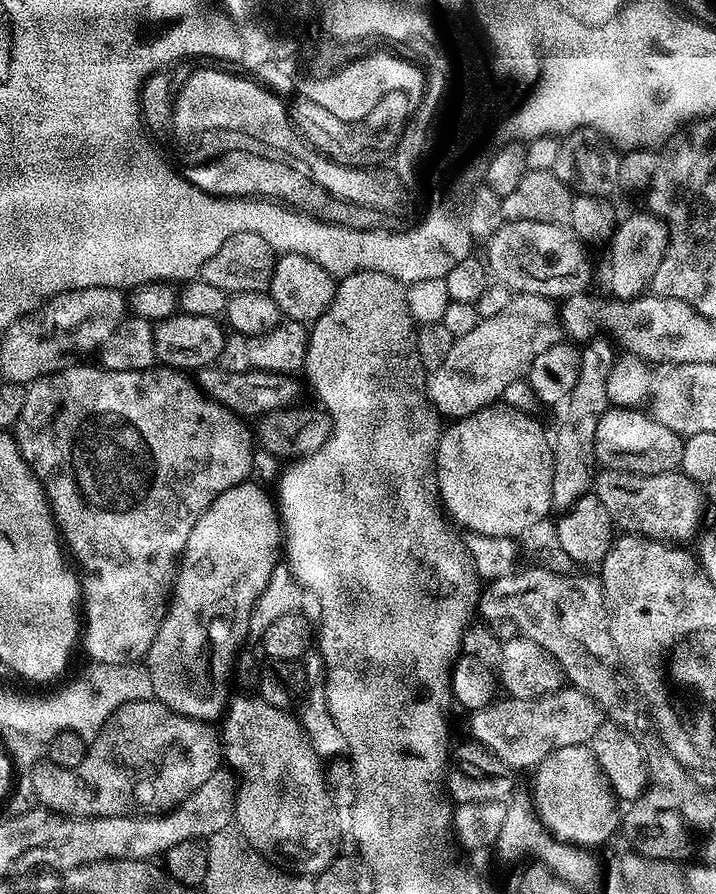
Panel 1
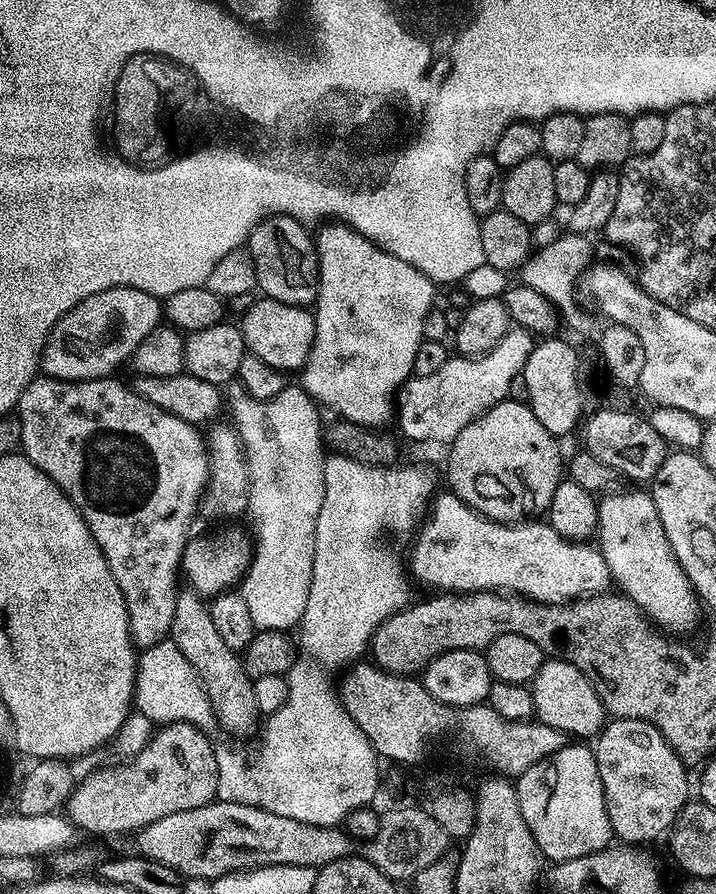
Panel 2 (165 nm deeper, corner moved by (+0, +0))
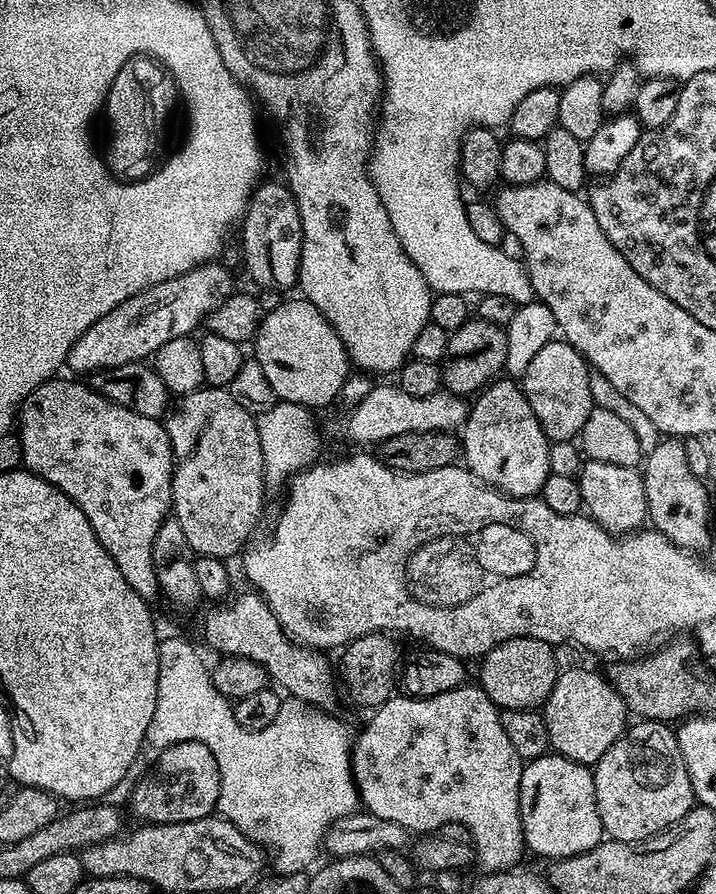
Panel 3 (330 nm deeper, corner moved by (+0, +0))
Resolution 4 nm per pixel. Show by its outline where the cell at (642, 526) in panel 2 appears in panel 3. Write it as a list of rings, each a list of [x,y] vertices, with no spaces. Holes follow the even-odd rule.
[[[585,459],[580,465],[578,479],[582,490],[583,511],[607,532],[627,534],[645,527],[648,503],[643,475],[636,468],[610,466],[610,462]]]

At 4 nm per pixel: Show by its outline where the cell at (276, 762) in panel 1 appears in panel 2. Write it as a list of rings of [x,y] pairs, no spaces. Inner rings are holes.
[[[181,591],[174,602],[174,622],[170,638],[186,654],[186,662],[195,670],[200,685],[204,687],[204,693],[208,695],[208,704],[212,708],[212,715],[217,725],[221,724],[232,736],[248,736],[256,728],[256,703],[254,702],[254,690],[252,689],[253,679],[246,674],[243,659],[218,635],[218,629],[214,626],[214,618],[210,618],[208,604],[195,591]]]

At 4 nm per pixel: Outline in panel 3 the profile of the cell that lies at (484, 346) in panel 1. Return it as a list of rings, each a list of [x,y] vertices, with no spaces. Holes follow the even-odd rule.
[[[377,383],[362,398],[362,402],[351,405],[347,409],[348,421],[344,428],[356,446],[379,446],[386,438],[398,438],[398,434],[407,432],[452,432],[459,429],[468,419],[469,405],[463,395],[456,395],[441,390],[424,398],[414,398],[414,394],[406,394],[395,383]]]

